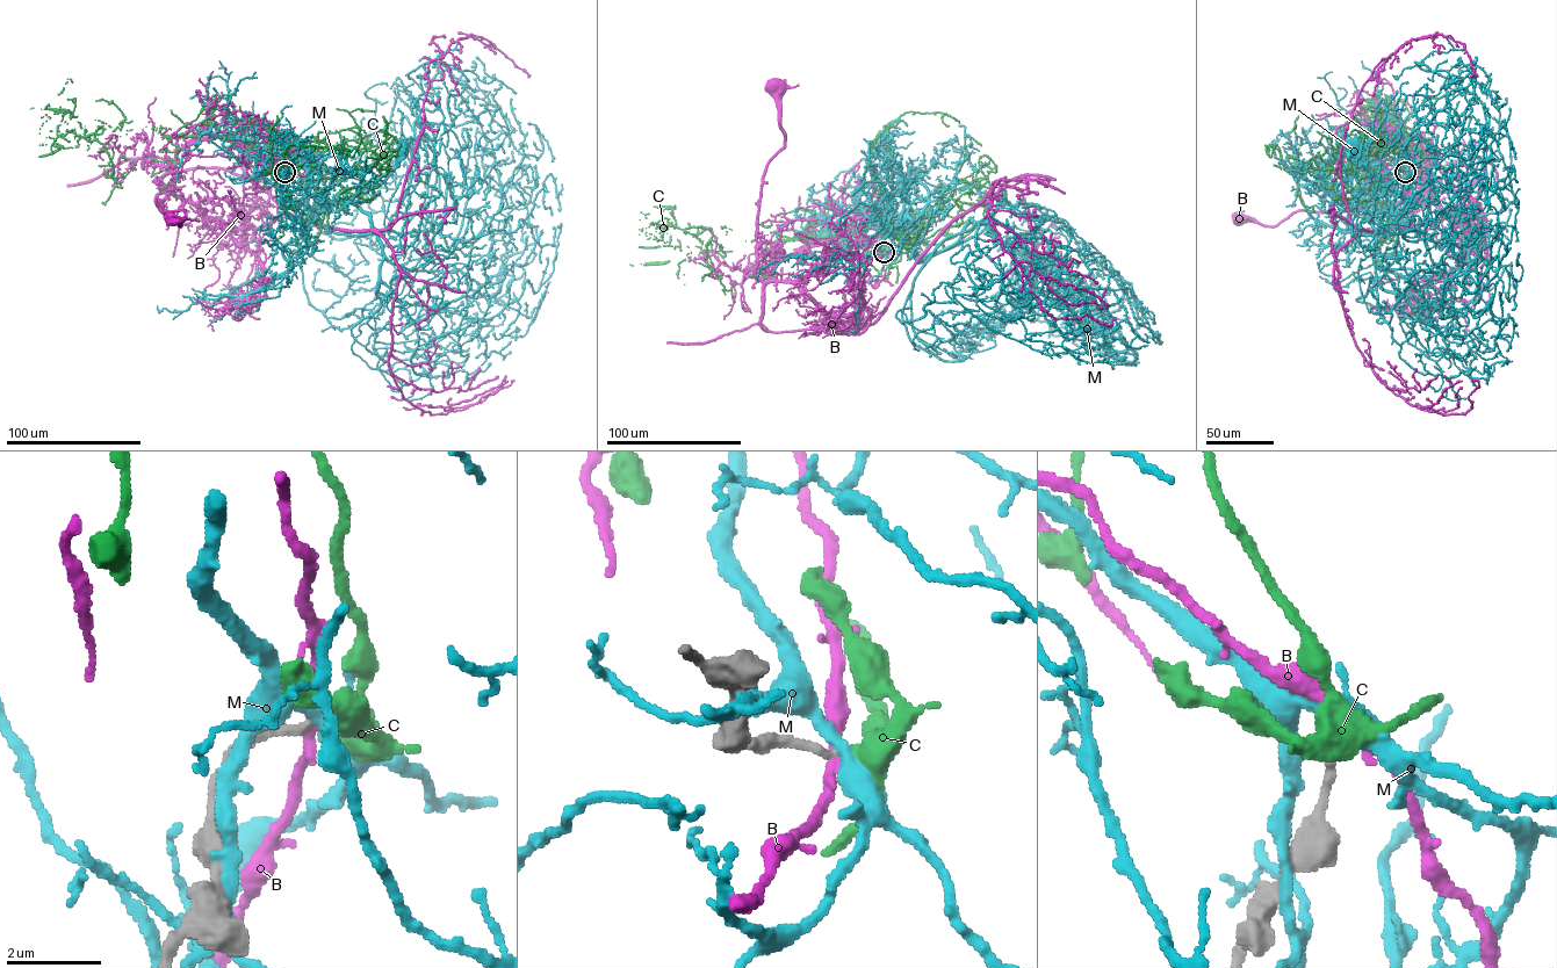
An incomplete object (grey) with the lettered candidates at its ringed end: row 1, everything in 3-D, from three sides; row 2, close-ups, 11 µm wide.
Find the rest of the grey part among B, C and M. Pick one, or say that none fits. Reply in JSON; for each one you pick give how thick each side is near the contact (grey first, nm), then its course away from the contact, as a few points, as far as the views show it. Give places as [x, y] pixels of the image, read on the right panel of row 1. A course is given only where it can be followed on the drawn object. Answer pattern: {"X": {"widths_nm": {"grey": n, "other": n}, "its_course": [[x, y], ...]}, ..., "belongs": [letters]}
{"C": {"widths_nm": {"grey": 170, "other": 280}, "its_course": [[1405, 172], [1395, 127], [1421, 153], [1421, 175], [1393, 175], [1376, 136], [1397, 116], [1366, 117], [1371, 103]]}, "belongs": ["C"]}

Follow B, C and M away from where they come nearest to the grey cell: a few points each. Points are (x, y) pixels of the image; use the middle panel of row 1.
B: (884, 252), (880, 240), (813, 244), (778, 258), (765, 282), (756, 276), (763, 174), (784, 142), (773, 85)
C: (884, 252), (833, 231), (758, 238), (711, 251), (713, 271), (709, 229), (646, 236), (669, 243), (675, 217)
M: (884, 252), (880, 236), (905, 210), (910, 209), (916, 231), (915, 254), (924, 259), (977, 236), (1001, 202)

